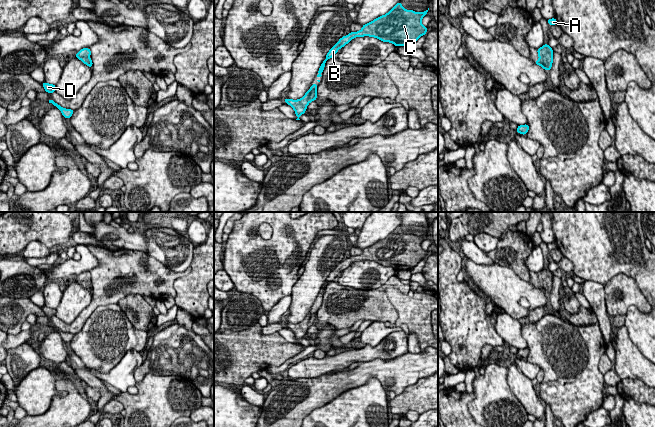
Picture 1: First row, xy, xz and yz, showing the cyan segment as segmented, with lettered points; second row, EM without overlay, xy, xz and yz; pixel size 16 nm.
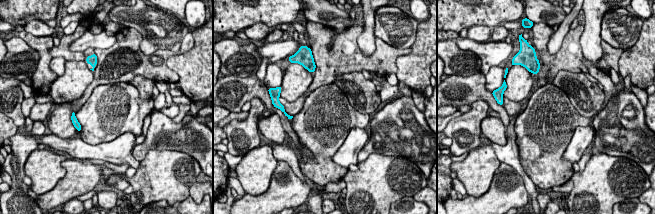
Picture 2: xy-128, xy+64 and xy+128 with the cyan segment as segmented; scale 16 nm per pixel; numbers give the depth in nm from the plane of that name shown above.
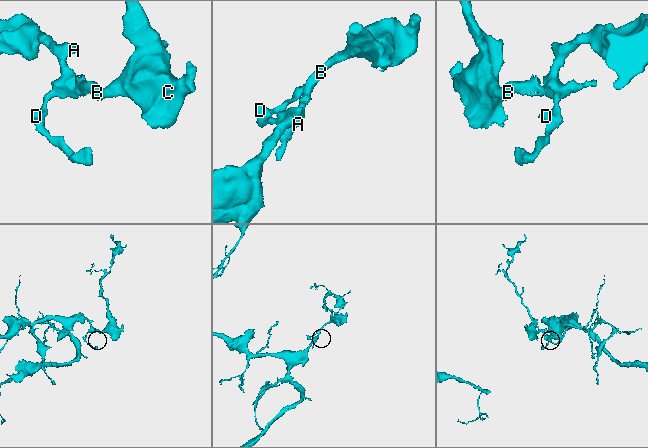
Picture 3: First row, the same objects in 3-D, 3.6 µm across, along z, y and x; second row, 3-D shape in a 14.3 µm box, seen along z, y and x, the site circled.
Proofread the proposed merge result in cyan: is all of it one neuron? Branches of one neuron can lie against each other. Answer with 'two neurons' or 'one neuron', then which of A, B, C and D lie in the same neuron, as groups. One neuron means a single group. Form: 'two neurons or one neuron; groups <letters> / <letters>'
one neuron; groups A B C D

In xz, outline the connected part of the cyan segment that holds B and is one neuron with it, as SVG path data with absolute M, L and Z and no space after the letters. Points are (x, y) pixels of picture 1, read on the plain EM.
M401 226L383 240L379 240L370 247L364 248L362 253L343 260L329 274L325 284L320 289L317 301L321 301L326 285L333 282L338 274L348 268L356 261L375 261L383 266L389 266L398 270L411 270L418 262L427 257L427 251L423 250L421 244L427 239L429 232L424 236L415 236L404 233Z

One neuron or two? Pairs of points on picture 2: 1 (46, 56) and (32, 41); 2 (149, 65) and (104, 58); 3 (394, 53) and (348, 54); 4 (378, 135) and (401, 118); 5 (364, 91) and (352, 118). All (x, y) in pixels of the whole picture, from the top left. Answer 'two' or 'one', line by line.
1: one
2: one
3: one
4: one
5: two

